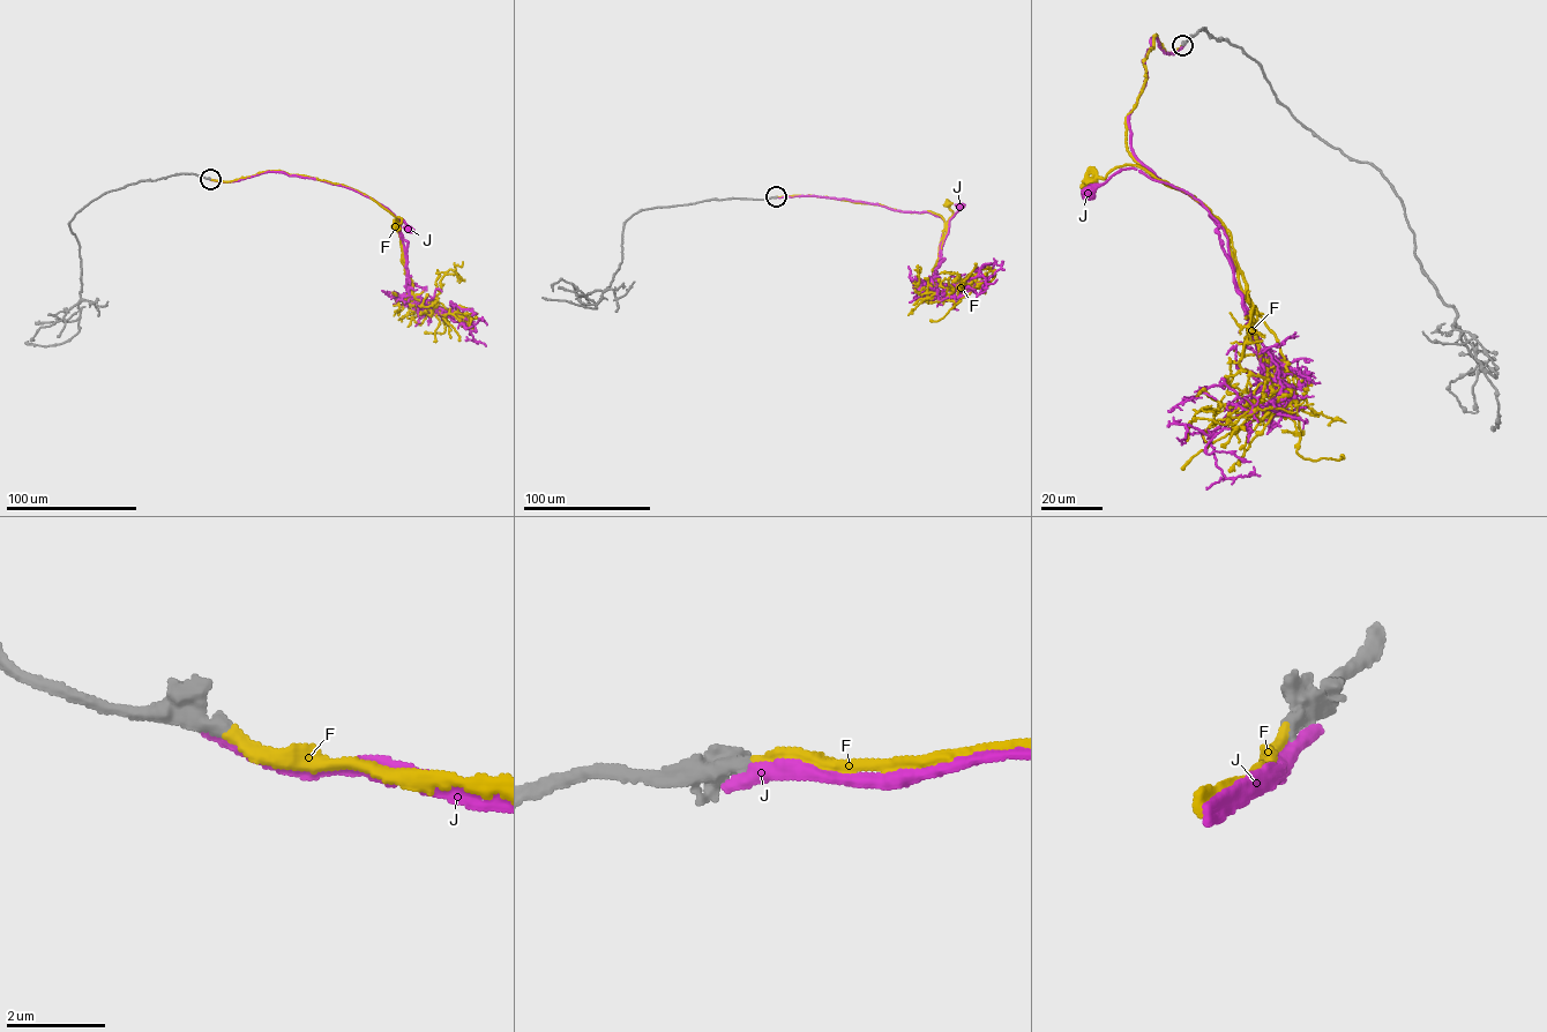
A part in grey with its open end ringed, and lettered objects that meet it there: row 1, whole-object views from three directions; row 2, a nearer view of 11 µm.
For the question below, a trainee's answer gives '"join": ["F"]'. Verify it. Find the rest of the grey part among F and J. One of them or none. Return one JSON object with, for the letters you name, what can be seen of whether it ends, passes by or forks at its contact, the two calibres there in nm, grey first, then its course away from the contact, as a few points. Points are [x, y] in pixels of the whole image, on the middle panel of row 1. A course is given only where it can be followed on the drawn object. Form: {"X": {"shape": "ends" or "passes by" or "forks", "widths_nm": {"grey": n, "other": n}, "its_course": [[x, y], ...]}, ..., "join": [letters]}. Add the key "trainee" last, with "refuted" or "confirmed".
{"F": {"shape": "ends", "widths_nm": {"grey": 360, "other": 260}, "its_course": [[776, 196], [816, 195], [903, 211], [932, 211], [944, 222], [940, 252], [953, 214], [948, 204]]}, "join": ["F"], "trainee": "confirmed"}

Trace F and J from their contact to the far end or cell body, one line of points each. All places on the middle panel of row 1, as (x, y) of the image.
F: (776, 196), (816, 195), (903, 211), (932, 211), (944, 222), (940, 252), (953, 214), (948, 204)
J: (776, 197), (846, 199), (896, 210), (931, 212), (944, 222), (940, 259), (949, 221), (961, 206)

